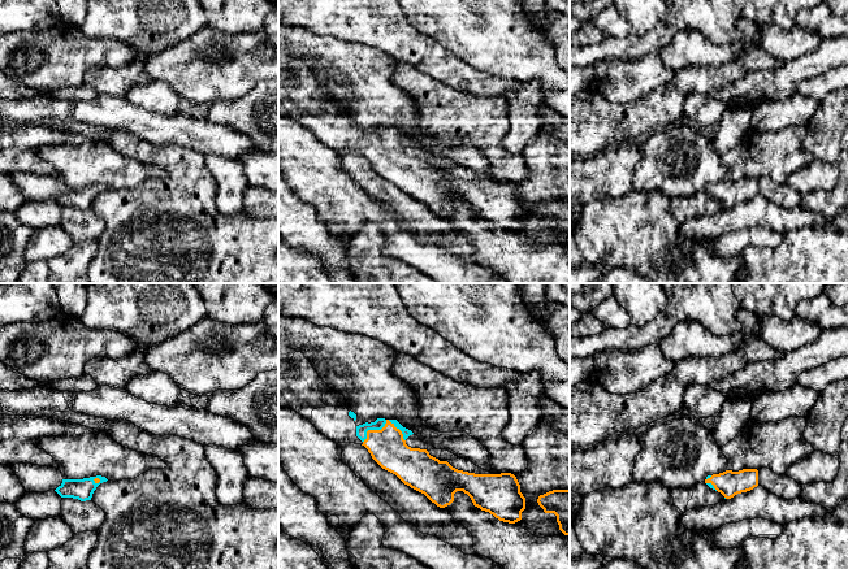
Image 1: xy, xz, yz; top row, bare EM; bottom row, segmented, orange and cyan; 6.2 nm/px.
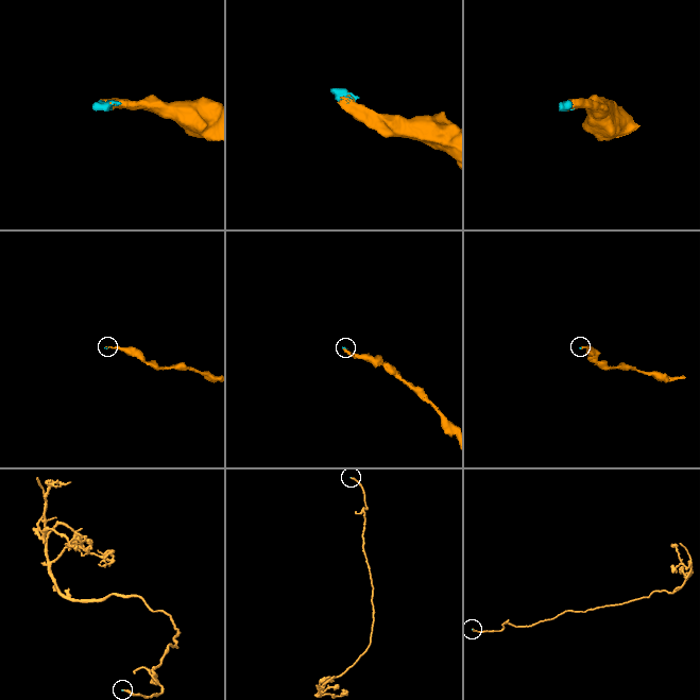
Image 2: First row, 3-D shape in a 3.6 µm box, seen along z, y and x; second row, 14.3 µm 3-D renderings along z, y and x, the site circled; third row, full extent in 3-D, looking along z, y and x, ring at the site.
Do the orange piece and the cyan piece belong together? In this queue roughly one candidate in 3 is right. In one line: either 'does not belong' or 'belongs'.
belongs

